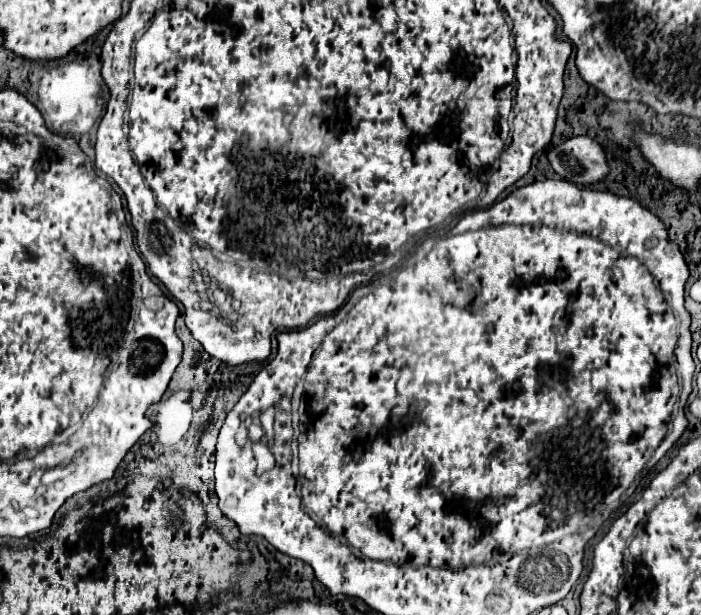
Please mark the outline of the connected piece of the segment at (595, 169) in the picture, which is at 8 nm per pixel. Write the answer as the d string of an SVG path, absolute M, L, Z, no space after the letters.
M576 136L550 148L548 162L558 176L574 184L592 184L608 174L602 146L588 136Z

